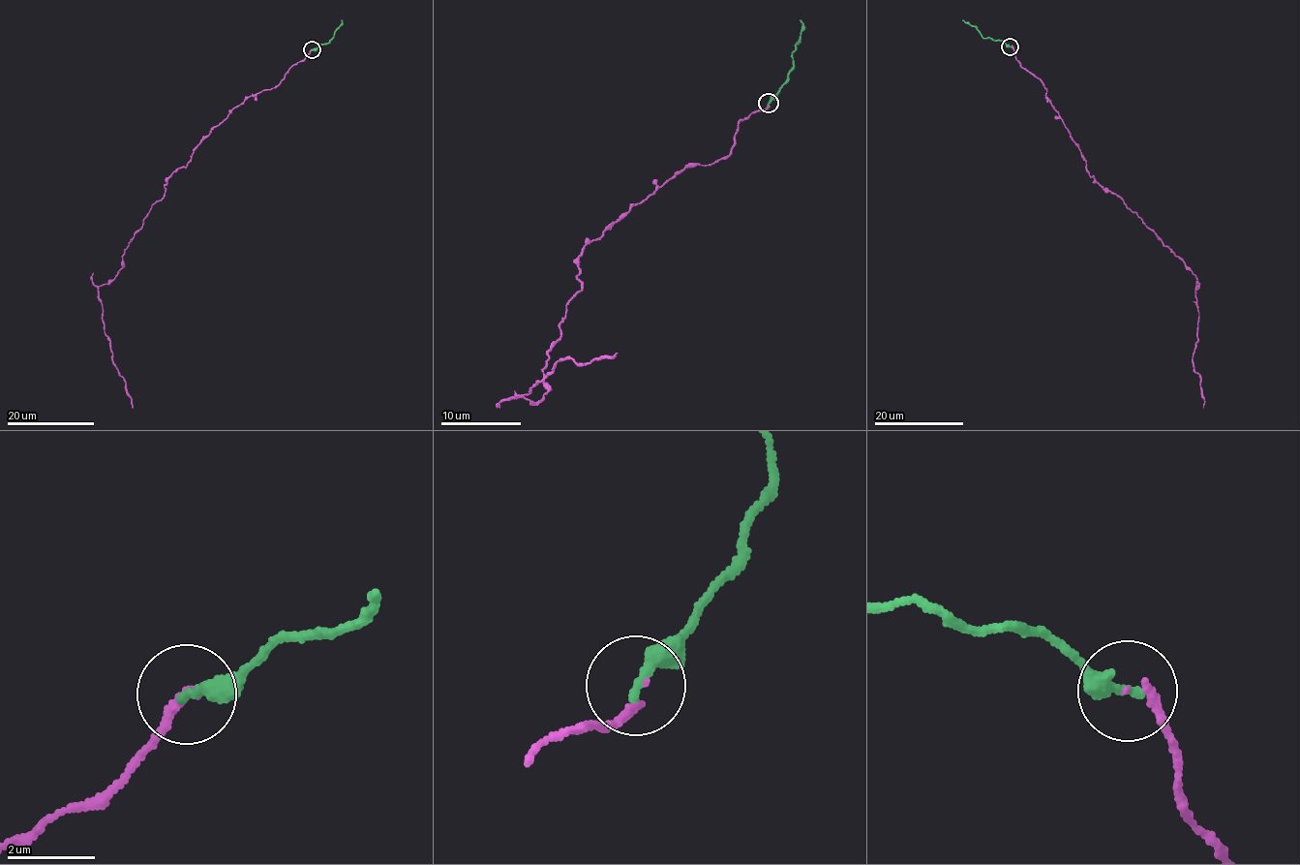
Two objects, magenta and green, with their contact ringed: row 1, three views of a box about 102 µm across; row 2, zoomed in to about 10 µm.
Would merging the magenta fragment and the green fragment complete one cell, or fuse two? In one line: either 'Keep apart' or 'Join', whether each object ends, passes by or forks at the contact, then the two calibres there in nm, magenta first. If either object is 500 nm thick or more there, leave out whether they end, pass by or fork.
Join. At the ring magenta ends. At the ring green ends. Thickness 170 nm (magenta) against 320 nm

